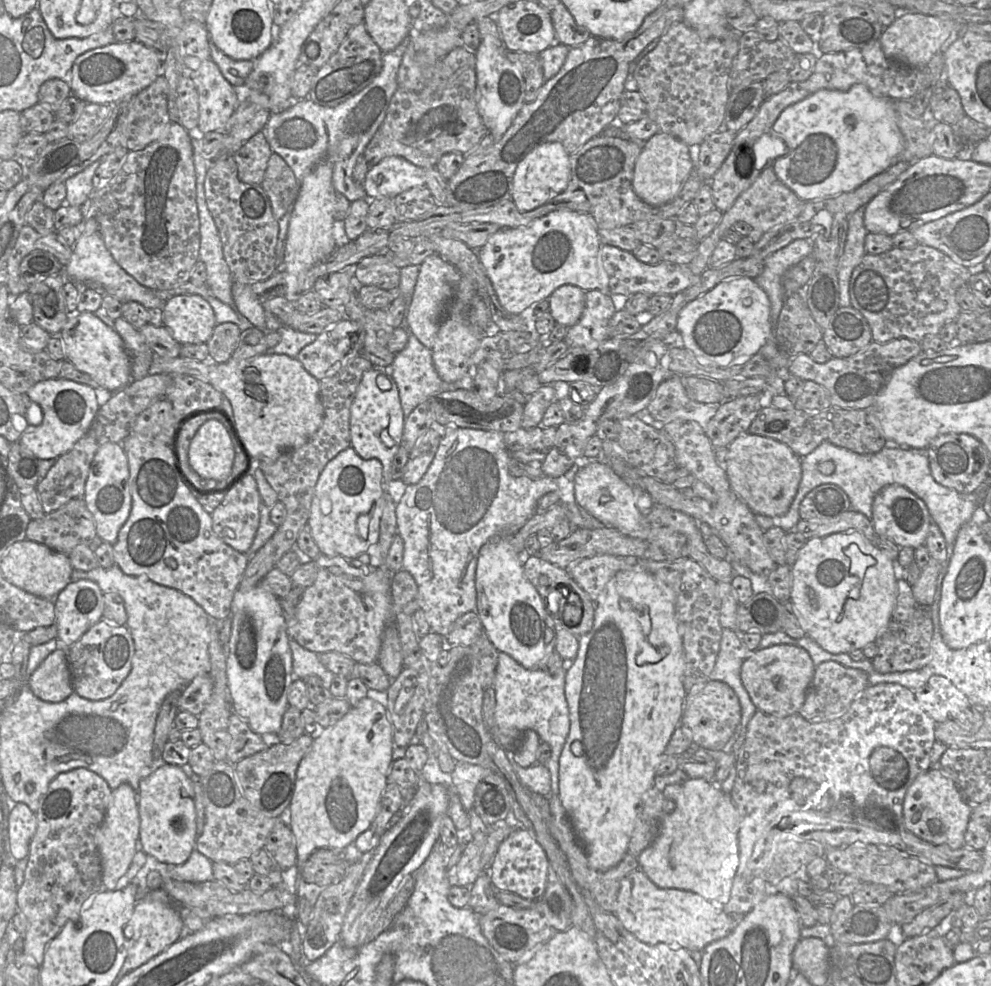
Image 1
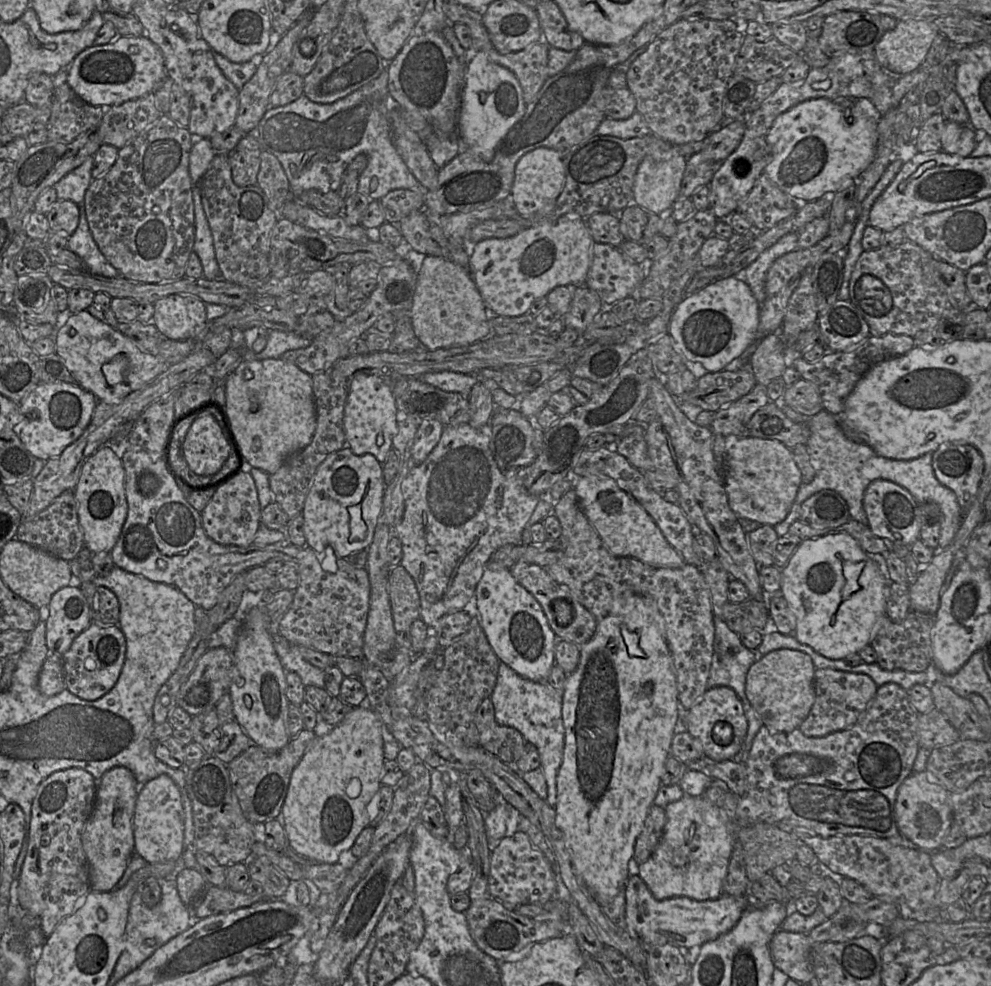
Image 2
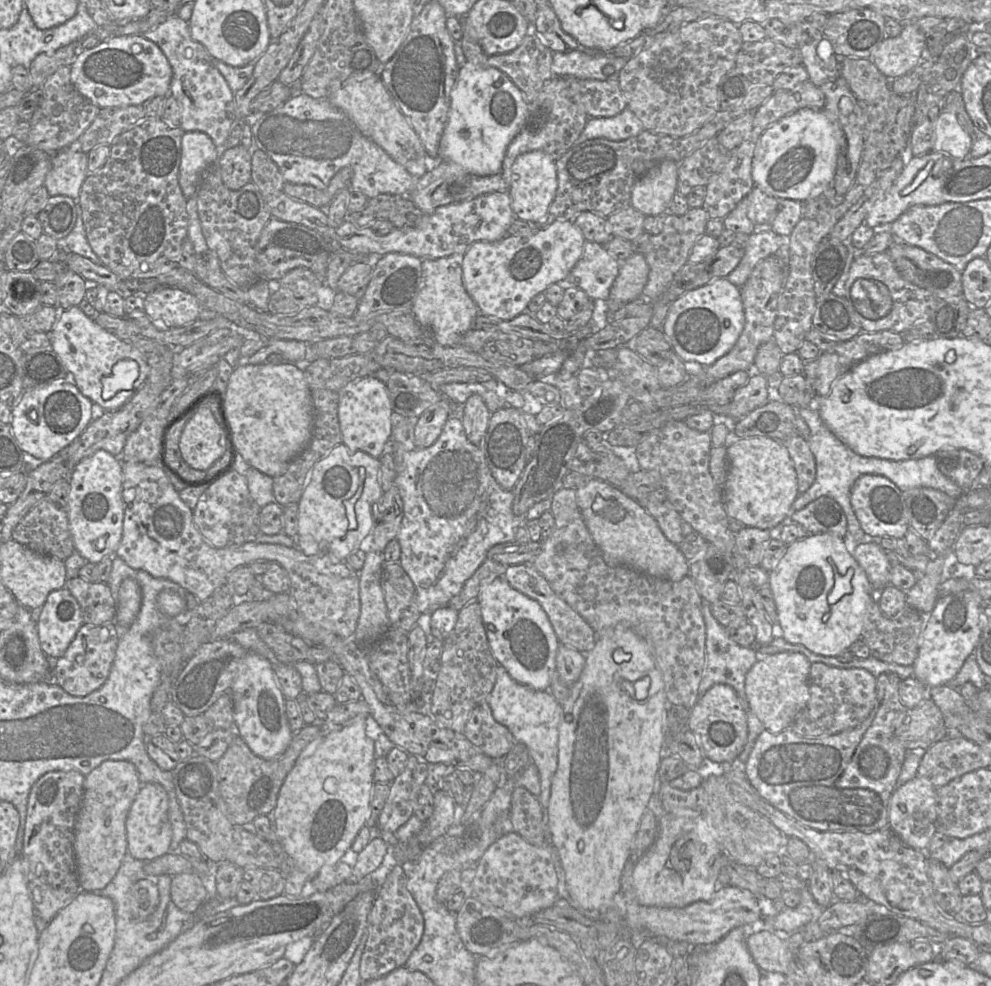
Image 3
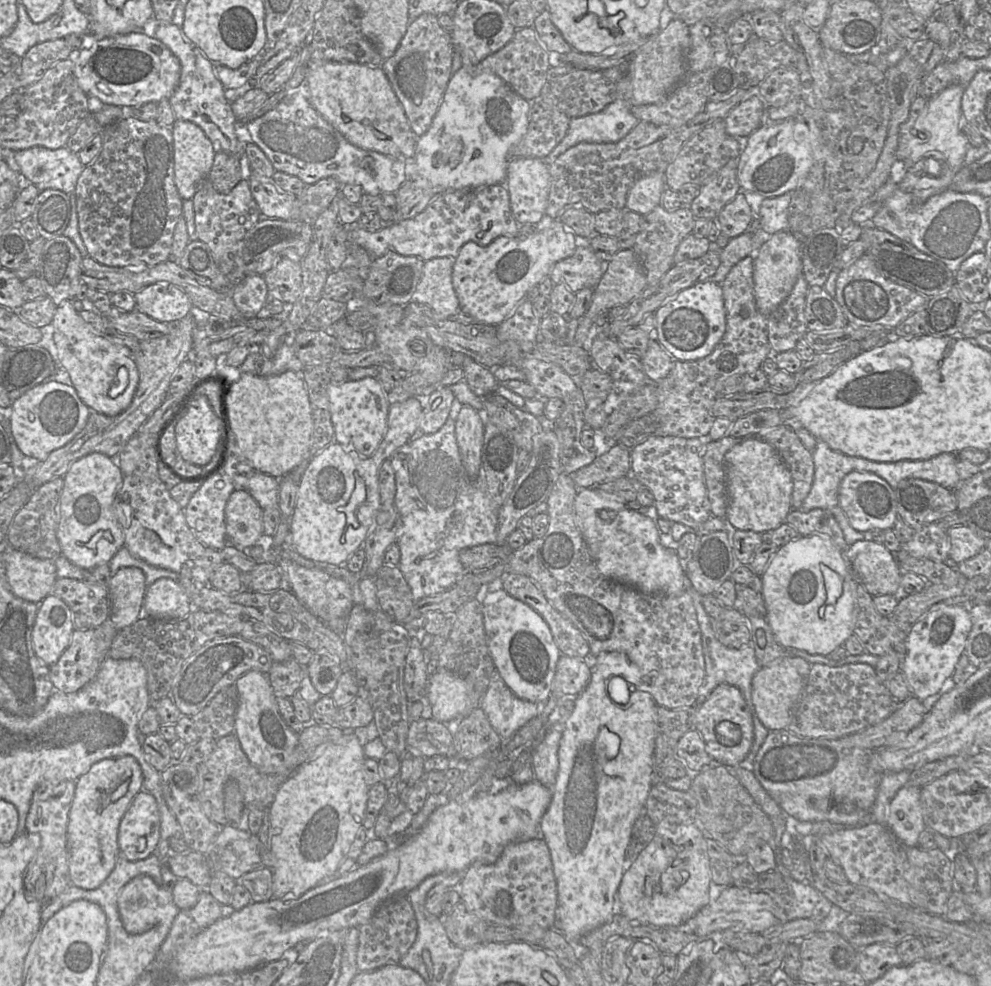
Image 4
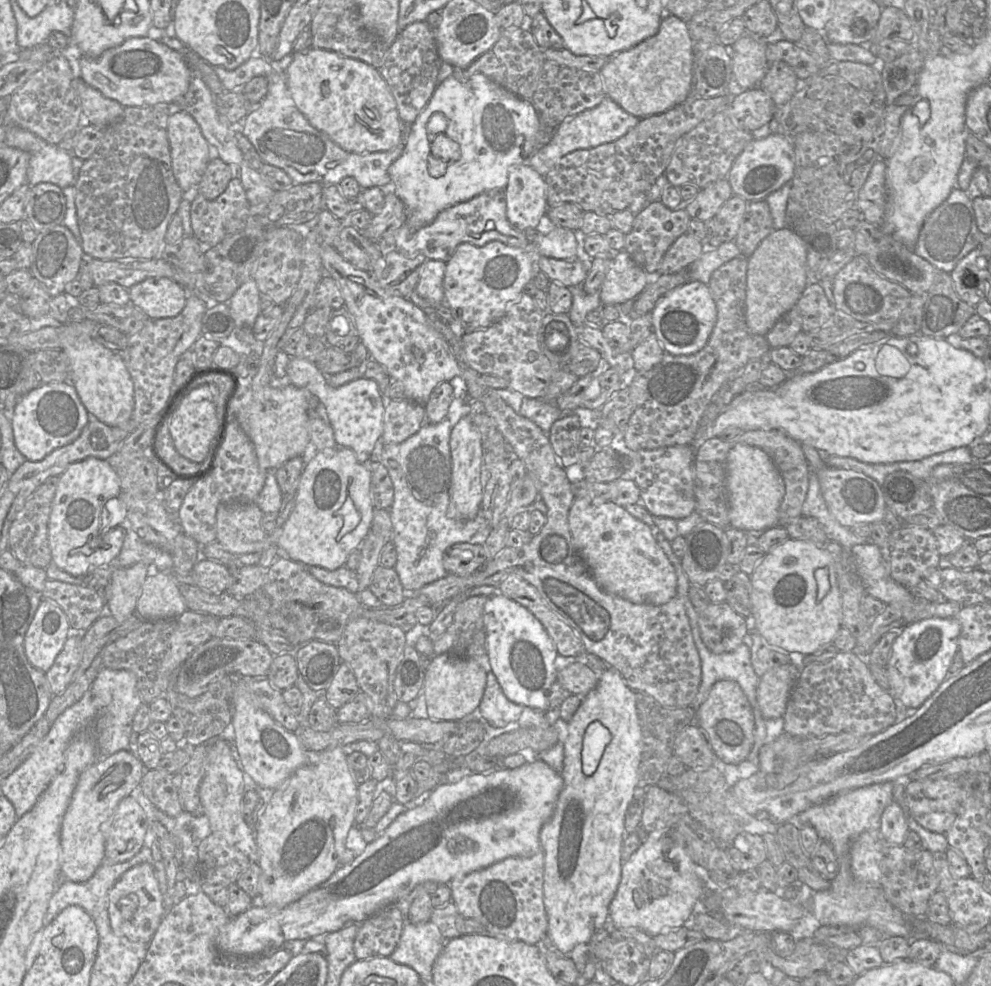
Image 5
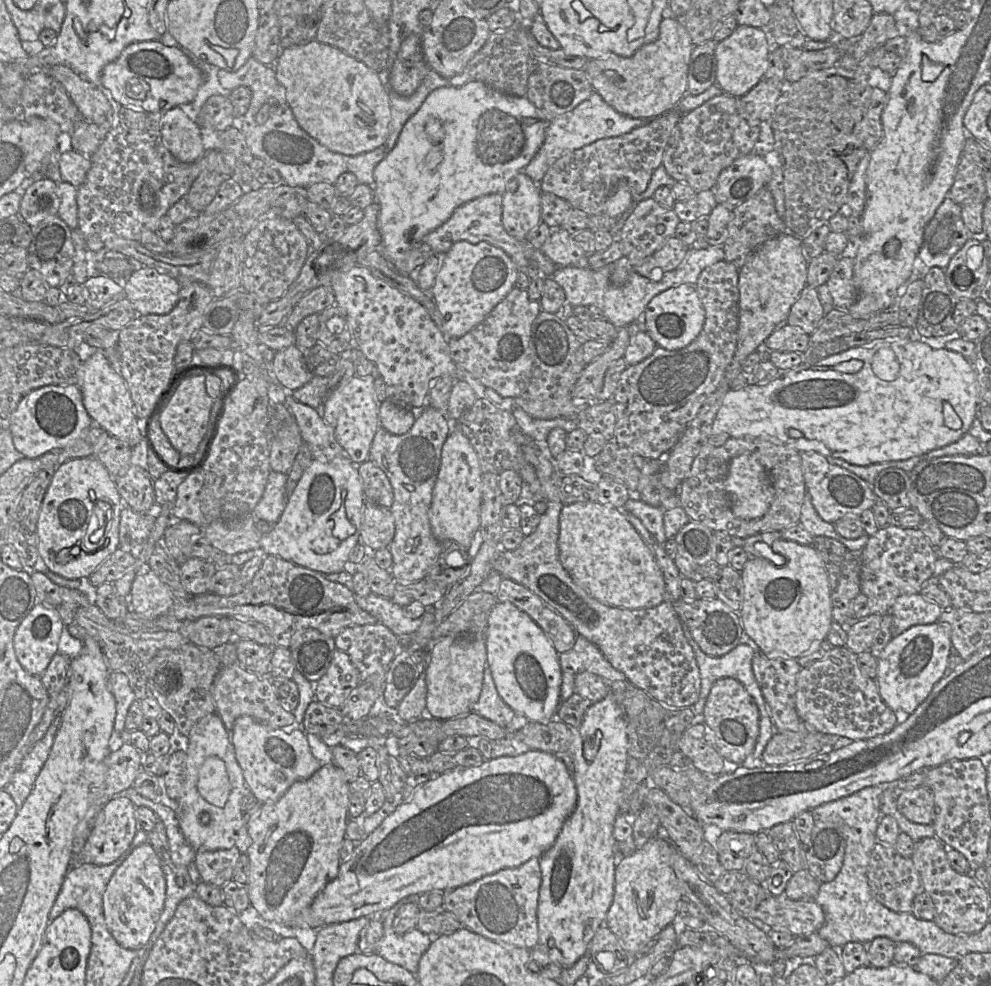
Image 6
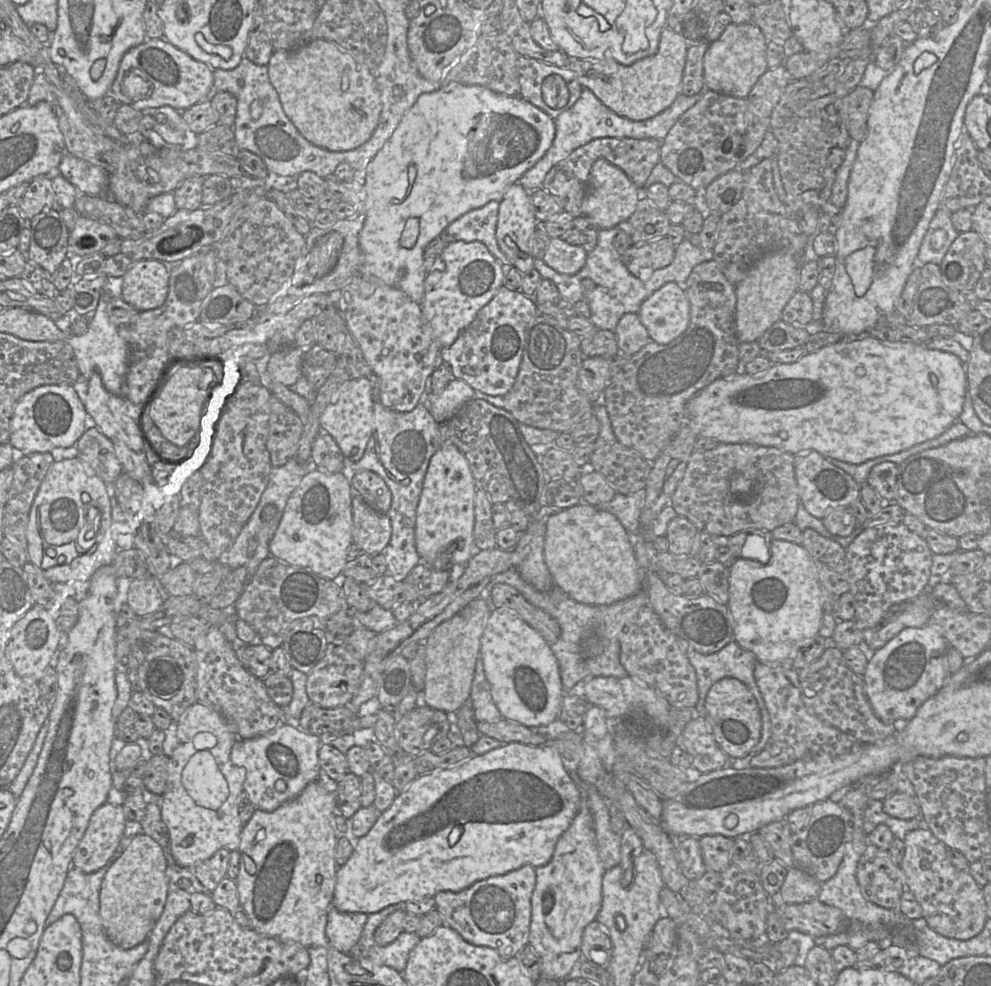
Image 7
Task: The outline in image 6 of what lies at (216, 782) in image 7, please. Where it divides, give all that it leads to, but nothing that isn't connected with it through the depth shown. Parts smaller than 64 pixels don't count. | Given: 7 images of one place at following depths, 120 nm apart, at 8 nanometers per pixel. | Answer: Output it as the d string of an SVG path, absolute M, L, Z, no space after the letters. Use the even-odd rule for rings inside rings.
M217 756L208 757L198 771L198 792L210 804L222 808L231 787L223 762Z

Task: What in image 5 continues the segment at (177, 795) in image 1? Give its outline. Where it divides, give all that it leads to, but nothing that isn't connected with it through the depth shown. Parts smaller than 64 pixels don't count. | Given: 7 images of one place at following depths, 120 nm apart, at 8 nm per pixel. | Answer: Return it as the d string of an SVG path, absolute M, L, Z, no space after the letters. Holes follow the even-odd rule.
M133 796L123 798L114 814L101 825L105 836L104 864L122 863L133 858L144 846L150 822Z

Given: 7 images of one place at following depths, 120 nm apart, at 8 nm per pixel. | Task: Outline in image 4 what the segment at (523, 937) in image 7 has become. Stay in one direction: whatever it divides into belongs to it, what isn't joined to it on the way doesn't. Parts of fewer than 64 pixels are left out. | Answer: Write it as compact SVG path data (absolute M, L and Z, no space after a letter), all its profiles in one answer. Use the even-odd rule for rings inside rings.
M543 839L516 841L508 844L499 858L491 864L476 863L465 869L457 891L467 910L490 923L514 929L539 926L552 929L556 922L557 884L550 850Z

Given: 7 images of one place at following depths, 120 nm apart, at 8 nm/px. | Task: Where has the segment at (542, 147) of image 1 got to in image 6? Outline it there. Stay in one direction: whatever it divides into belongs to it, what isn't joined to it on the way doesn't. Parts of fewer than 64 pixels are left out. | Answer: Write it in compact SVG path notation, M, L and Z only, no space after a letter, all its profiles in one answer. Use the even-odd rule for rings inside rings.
M518 171L511 180L515 180L517 190L515 192L507 190L506 184L506 189L502 194L502 224L510 236L520 241L527 241L528 233L542 222L540 212L541 191L538 183L534 182L523 171Z

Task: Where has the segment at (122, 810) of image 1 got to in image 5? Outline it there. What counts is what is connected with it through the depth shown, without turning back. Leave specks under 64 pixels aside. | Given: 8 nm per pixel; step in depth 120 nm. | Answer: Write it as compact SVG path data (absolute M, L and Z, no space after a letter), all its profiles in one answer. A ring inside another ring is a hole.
M120 750L100 758L79 776L61 826L61 875L74 883L88 881L105 859L105 836L101 825L115 812L119 802L139 787L147 768L131 751Z

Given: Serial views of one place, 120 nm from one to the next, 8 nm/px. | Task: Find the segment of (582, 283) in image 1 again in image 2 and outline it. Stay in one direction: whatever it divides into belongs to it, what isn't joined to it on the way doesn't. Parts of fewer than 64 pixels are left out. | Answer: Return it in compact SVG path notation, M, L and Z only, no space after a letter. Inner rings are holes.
M563 215L555 221L524 228L508 238L487 238L475 243L469 250L468 271L490 312L497 316L520 316L529 312L535 300L547 296L557 286L585 286L593 243L585 219Z

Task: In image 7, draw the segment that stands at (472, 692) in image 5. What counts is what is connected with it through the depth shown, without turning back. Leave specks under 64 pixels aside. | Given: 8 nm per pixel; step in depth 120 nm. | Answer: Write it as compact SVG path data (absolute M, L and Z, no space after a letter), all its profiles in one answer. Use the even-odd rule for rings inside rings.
M479 597L437 626L426 639L426 675L423 692L427 706L454 714L470 701L476 661L480 656L481 637L491 612L492 607L488 601Z

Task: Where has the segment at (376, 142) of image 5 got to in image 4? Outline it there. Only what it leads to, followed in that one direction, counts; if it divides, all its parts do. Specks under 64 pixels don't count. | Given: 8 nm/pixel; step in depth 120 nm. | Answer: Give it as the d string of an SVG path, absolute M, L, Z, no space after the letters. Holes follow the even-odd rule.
M337 62L312 65L306 84L313 108L352 145L398 160L412 160L417 137L380 67Z

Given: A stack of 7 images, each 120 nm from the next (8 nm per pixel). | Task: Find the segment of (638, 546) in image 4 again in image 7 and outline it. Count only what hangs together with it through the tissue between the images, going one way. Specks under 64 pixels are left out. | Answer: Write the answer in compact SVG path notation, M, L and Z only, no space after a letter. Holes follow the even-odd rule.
M586 502L547 519L544 558L554 586L586 605L611 605L643 588L643 569L637 563L628 534L610 512Z

